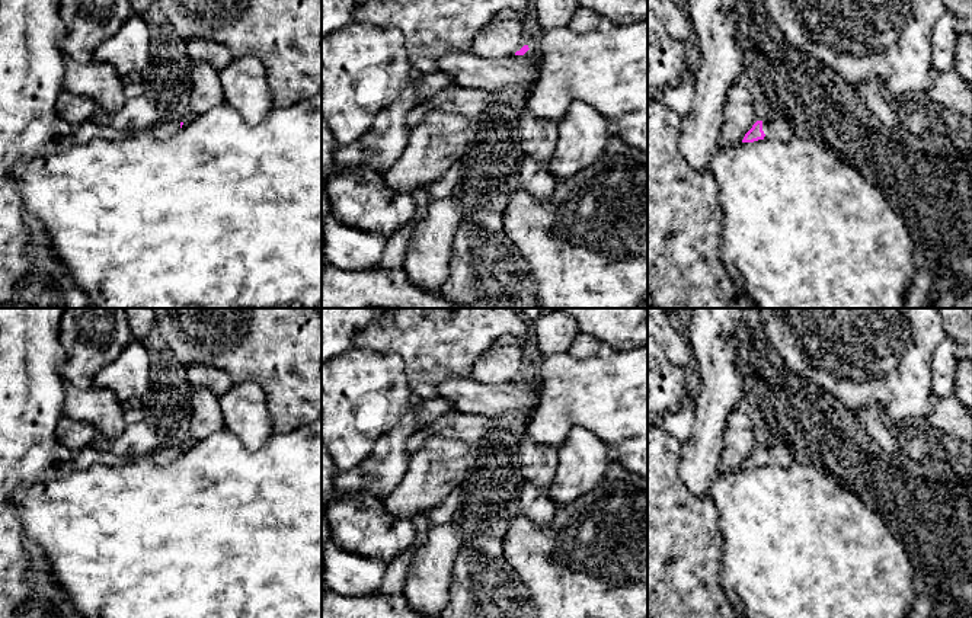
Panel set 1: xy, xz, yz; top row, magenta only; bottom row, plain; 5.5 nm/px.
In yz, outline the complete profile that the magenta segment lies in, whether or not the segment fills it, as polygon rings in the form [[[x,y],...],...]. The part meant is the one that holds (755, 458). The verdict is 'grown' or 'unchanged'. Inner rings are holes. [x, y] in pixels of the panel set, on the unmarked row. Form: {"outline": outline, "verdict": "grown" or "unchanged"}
{"outline": [[[774,439],[765,446],[757,446],[745,460],[742,468],[754,468],[758,465],[781,465],[790,467],[800,455],[781,439]]], "verdict": "grown"}

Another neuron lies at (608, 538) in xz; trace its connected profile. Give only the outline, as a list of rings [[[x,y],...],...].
[[[610,461],[602,483],[588,494],[576,499],[573,503],[559,507],[550,525],[537,525],[522,513],[517,513],[509,523],[509,528],[502,539],[505,560],[518,574],[522,585],[528,589],[537,618],[648,618],[648,478],[624,468],[621,464]]]

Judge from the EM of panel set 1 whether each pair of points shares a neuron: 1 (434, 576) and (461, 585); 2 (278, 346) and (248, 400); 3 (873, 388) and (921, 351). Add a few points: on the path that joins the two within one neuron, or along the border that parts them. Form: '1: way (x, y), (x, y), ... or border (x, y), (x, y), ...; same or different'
1: border (460, 548), (453, 564), (450, 599), (447, 602); different
2: border (233, 383), (253, 381), (265, 396), (269, 416); different
3: way (886, 388), (913, 364); same

